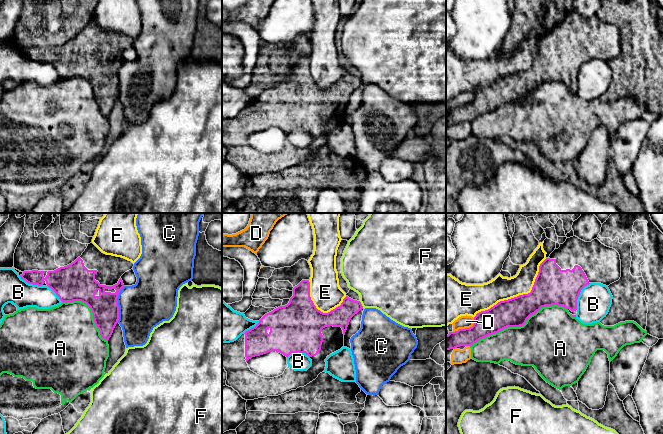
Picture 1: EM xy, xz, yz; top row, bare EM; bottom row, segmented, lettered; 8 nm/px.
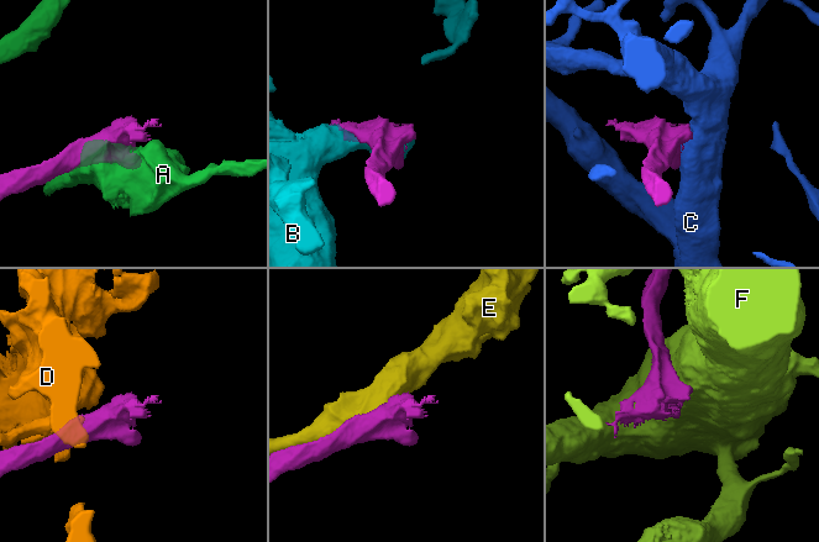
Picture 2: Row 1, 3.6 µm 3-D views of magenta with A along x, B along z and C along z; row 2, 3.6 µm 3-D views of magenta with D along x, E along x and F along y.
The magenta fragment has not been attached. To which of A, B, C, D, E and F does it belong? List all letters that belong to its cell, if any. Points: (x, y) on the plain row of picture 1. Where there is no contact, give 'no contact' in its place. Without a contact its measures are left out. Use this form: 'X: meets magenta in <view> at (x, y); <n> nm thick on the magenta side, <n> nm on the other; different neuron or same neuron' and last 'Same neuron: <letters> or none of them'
A: meets magenta in yz at (519, 102); 240 nm thick on the magenta side, 460 nm on the other; different neuron
B: meets magenta in yz at (579, 70); 300 nm thick on the magenta side, 260 nm on the other; different neuron
C: meets magenta in xy at (117, 80); 220 nm thick on the magenta side, 380 nm on the other; different neuron
D: meets magenta in yz at (466, 104); 200 nm thick on the magenta side, 100 nm on the other; different neuron
E: meets magenta in yz at (519, 71); 260 nm thick on the magenta side, 200 nm on the other; different neuron
F: meets magenta in xz at (361, 80); 160 nm thick on the magenta side, 440 nm on the other; different neuron
Same neuron: none of them

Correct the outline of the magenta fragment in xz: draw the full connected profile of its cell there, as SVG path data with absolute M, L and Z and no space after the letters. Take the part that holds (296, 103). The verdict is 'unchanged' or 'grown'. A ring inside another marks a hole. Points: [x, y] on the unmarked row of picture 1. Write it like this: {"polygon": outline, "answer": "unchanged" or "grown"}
{"polygon": "M302 56L292 67L293 72L287 81L265 90L255 103L236 117L222 119L222 143L227 148L226 161L232 163L245 176L278 172L315 156L325 146L325 135L344 123L344 111L349 98L363 85L360 77L346 72L340 82L328 89L321 88L311 76L309 56ZM272 127L286 133L291 129L305 129L312 136L312 142L307 147L295 147L287 143L282 151L274 154L264 154L250 146L247 140L249 135Z", "answer": "grown"}

